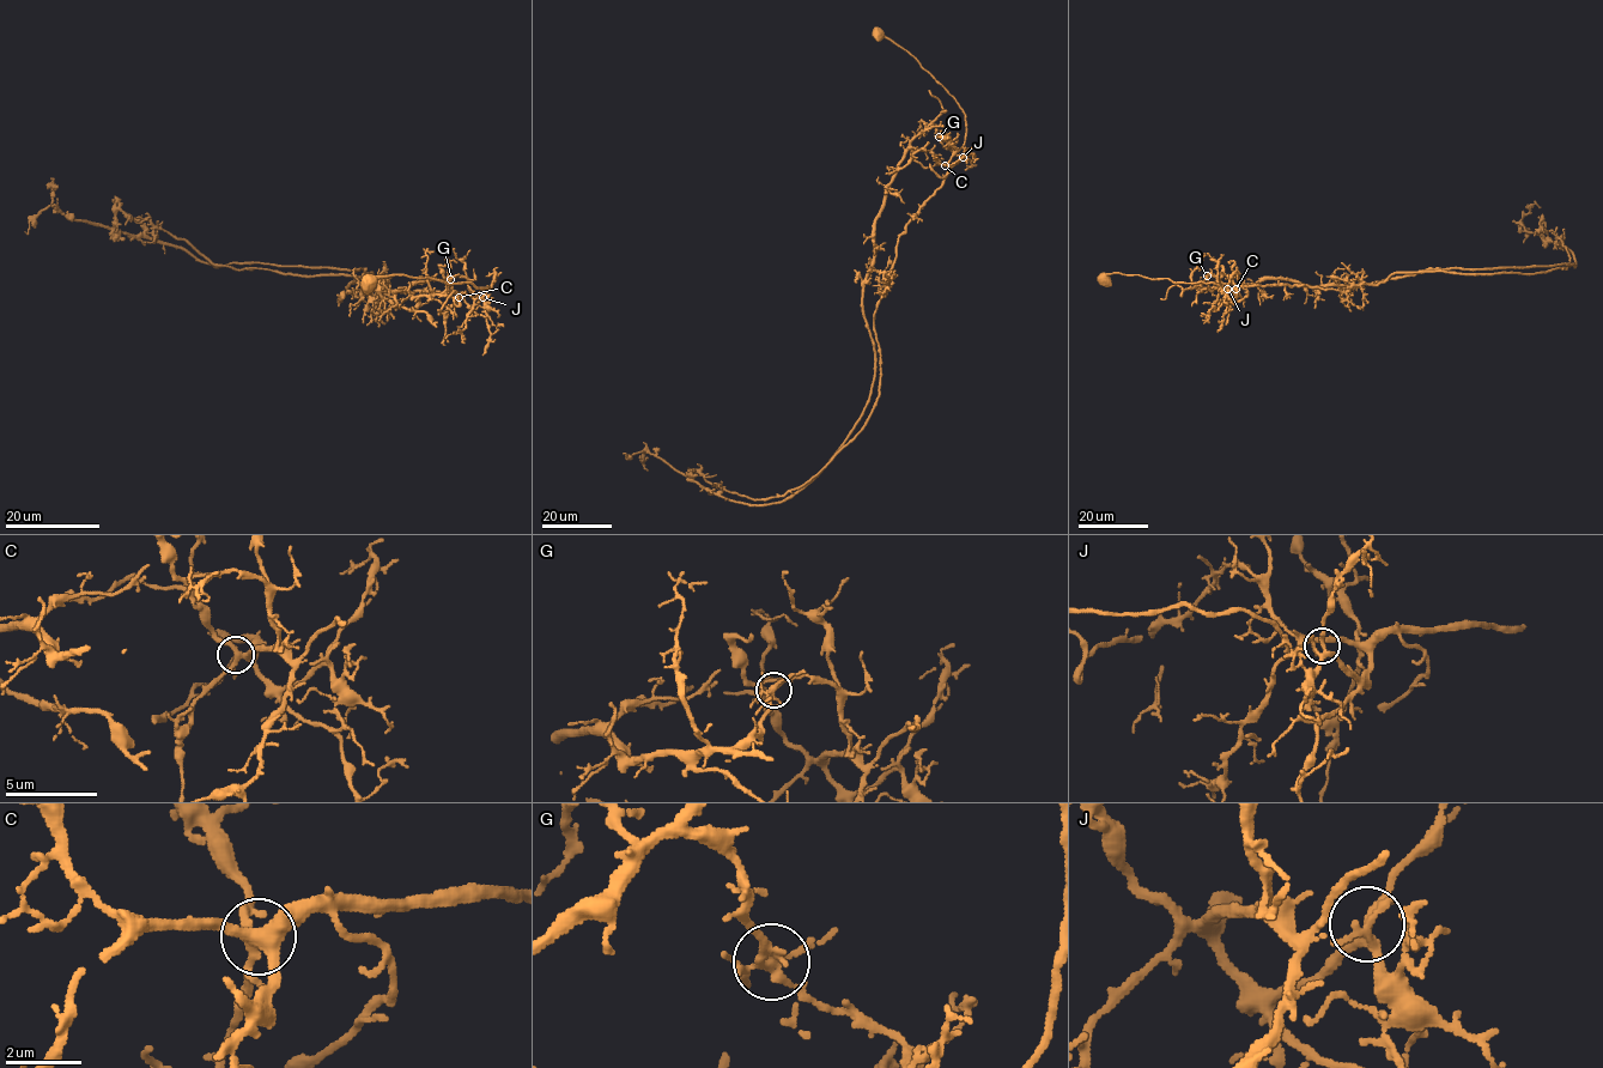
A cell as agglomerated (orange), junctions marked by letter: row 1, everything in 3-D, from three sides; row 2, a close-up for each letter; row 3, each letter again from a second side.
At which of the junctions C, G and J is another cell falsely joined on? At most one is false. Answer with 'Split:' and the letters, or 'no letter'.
Split: G

